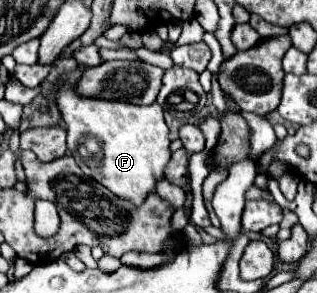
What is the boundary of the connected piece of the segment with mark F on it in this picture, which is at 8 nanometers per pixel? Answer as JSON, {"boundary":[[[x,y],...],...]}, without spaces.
{"boundary":[[[62,85],[56,91],[56,103],[58,103],[60,115],[66,123],[68,151],[72,153],[72,157],[76,159],[76,163],[84,171],[84,175],[102,183],[114,195],[128,199],[134,205],[142,205],[146,195],[150,191],[154,191],[156,183],[160,179],[164,179],[164,167],[170,161],[170,149],[168,149],[170,139],[168,139],[168,127],[166,127],[162,107],[158,103],[140,107],[140,105],[132,105],[132,103],[82,97],[76,93],[76,89],[72,85]]]}

